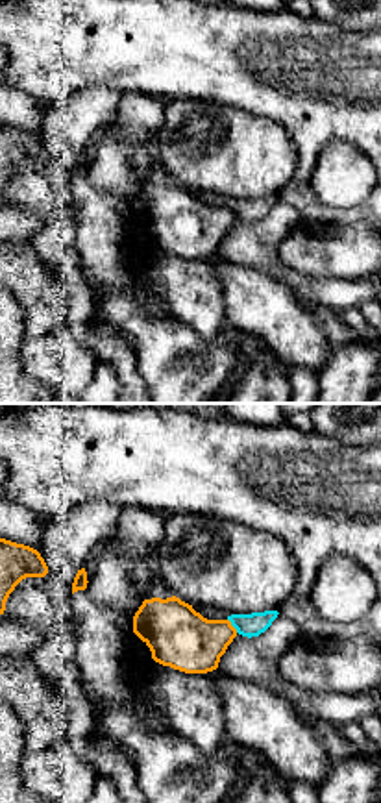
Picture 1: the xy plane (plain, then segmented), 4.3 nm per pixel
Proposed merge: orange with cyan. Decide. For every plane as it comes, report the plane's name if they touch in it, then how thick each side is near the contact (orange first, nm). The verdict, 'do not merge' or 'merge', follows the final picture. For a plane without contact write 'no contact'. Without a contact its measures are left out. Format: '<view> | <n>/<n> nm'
xy | 260/100 nm

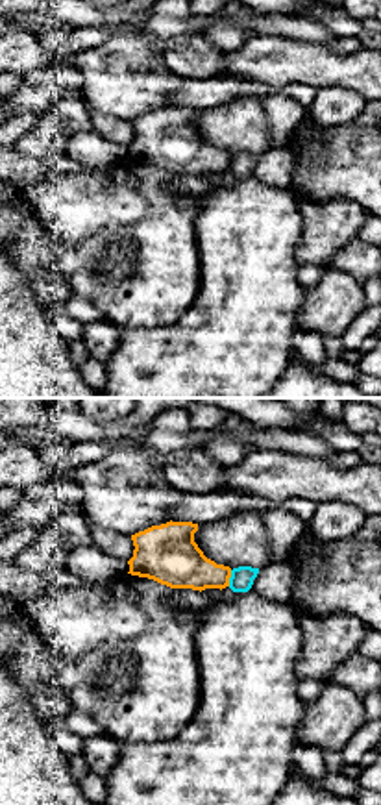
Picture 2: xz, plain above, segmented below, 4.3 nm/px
xz | 220/100 nm

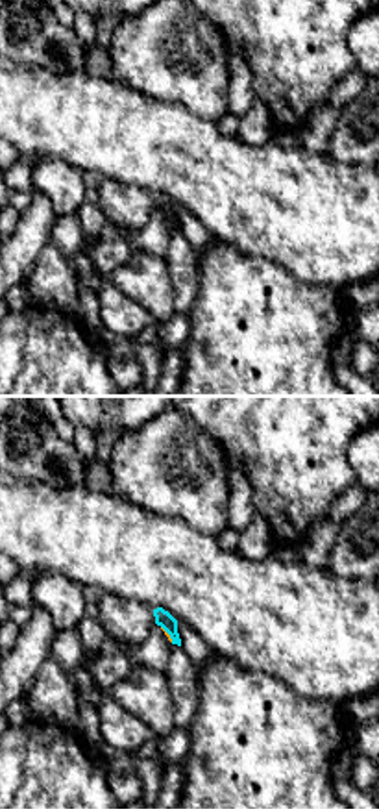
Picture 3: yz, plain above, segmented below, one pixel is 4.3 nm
yz | 20/70 nm

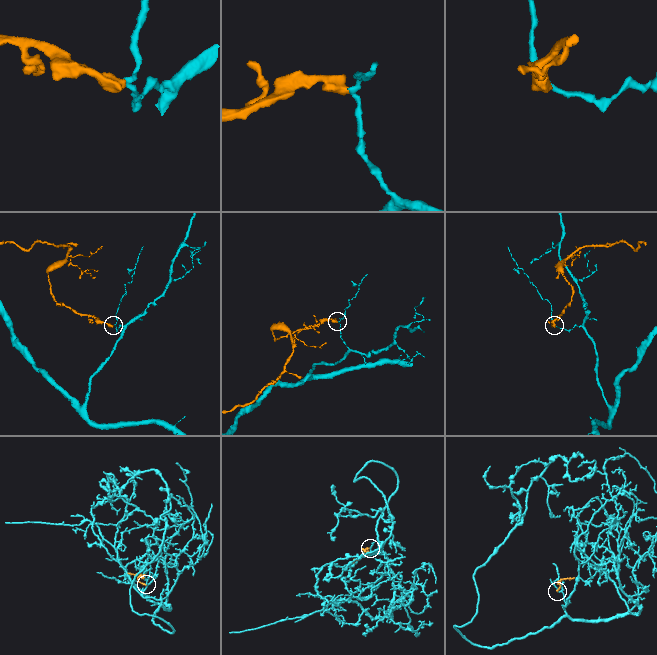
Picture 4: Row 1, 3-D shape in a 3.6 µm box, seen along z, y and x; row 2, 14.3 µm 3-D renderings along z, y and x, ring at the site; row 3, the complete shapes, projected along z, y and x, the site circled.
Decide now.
do not merge

